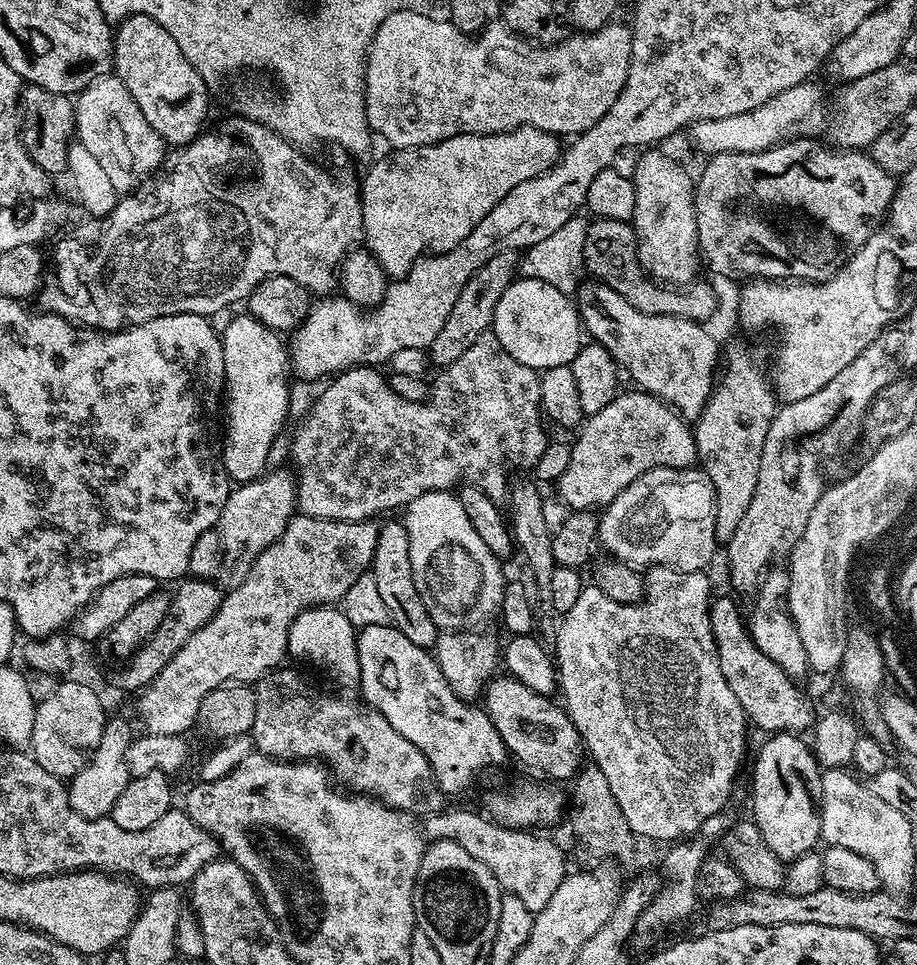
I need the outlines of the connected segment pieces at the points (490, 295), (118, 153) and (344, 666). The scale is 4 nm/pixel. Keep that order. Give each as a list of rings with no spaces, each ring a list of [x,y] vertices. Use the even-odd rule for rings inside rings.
[[[516,252],[494,254],[494,258],[482,262],[482,266],[474,270],[466,286],[462,286],[462,294],[458,294],[442,330],[438,330],[438,338],[434,338],[432,343],[430,360],[437,369],[450,366],[450,362],[458,362],[458,358],[462,358],[462,354],[470,350],[472,343],[491,329],[494,306],[498,306],[498,298],[502,298],[506,286],[510,286],[517,276],[518,256]]]
[[[115,74],[99,76],[75,97],[76,130],[75,139],[102,166],[118,194],[128,194],[140,184],[164,160],[166,145],[164,139],[146,122],[146,114],[138,110],[138,102]]]
[[[317,605],[300,612],[291,624],[288,653],[291,657],[306,658],[328,675],[346,686],[355,687],[360,680],[356,626],[349,622],[345,611],[333,605]]]

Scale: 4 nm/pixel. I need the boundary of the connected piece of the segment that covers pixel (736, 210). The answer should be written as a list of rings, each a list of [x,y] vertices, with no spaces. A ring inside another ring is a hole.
[[[793,138],[764,152],[723,152],[707,157],[708,165],[694,180],[694,214],[700,256],[710,271],[736,278],[736,250],[742,248],[748,248],[748,254],[758,248],[776,256],[796,256],[810,262],[826,260],[840,252],[843,262],[872,237],[874,229],[887,216],[896,193],[893,173],[882,170],[867,151],[827,148],[818,141]]]

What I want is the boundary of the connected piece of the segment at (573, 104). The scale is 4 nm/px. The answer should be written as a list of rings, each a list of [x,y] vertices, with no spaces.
[[[397,7],[395,12],[391,12],[388,17],[378,26],[378,30],[372,36],[372,41],[368,43],[366,53],[366,115],[368,126],[377,137],[392,143],[393,149],[397,148],[417,148],[427,144],[437,144],[446,138],[454,138],[458,134],[467,132],[506,132],[509,128],[518,128],[520,125],[534,126],[540,130],[555,134],[557,137],[575,137],[581,132],[585,132],[594,122],[598,122],[614,106],[618,94],[628,77],[628,67],[630,66],[630,54],[632,53],[632,30],[627,23],[616,24],[609,22],[602,25],[593,32],[580,32],[569,35],[562,42],[541,46],[517,33],[510,31],[508,25],[503,22],[489,22],[484,25],[481,32],[469,34],[458,30],[452,21],[447,18],[435,20],[432,16],[427,16],[424,12],[415,12],[412,8]]]

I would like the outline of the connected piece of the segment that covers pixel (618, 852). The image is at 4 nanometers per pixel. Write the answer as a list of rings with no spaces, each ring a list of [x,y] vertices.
[[[585,763],[573,777],[570,788],[570,828],[576,866],[584,870],[594,870],[608,860],[630,864],[636,856],[636,837],[630,830],[626,816],[619,809],[618,802],[611,793],[606,774],[596,764]]]

